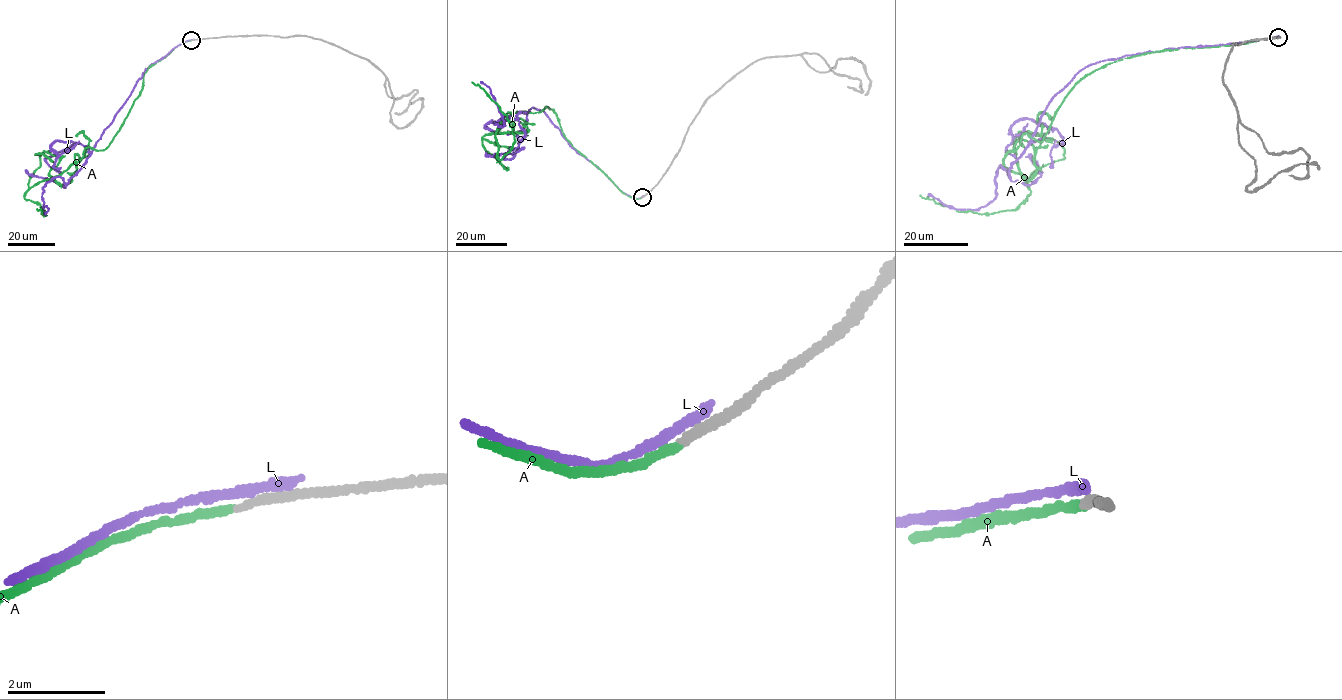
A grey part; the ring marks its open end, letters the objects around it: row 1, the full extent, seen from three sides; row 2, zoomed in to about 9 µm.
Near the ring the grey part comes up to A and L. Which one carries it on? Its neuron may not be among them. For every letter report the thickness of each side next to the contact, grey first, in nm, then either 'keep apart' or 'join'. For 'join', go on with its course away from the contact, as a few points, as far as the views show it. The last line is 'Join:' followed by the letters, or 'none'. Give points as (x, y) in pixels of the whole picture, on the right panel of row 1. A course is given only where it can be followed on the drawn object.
A: 170/150 nm | join | via (1278, 37), (1156, 51), (1079, 80), (1042, 141), (1024, 133), (1002, 159), (1030, 192), (1015, 208), (920, 195)
L: 220/200 nm | keep apart
Join: A

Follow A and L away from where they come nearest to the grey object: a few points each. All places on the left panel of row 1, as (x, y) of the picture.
A: (191, 40), (148, 67), (140, 94), (108, 146), (86, 147), (77, 162), (26, 193), (45, 216), (37, 208)
L: (193, 39), (145, 69), (79, 170), (67, 183), (56, 177), (43, 188), (45, 206)

